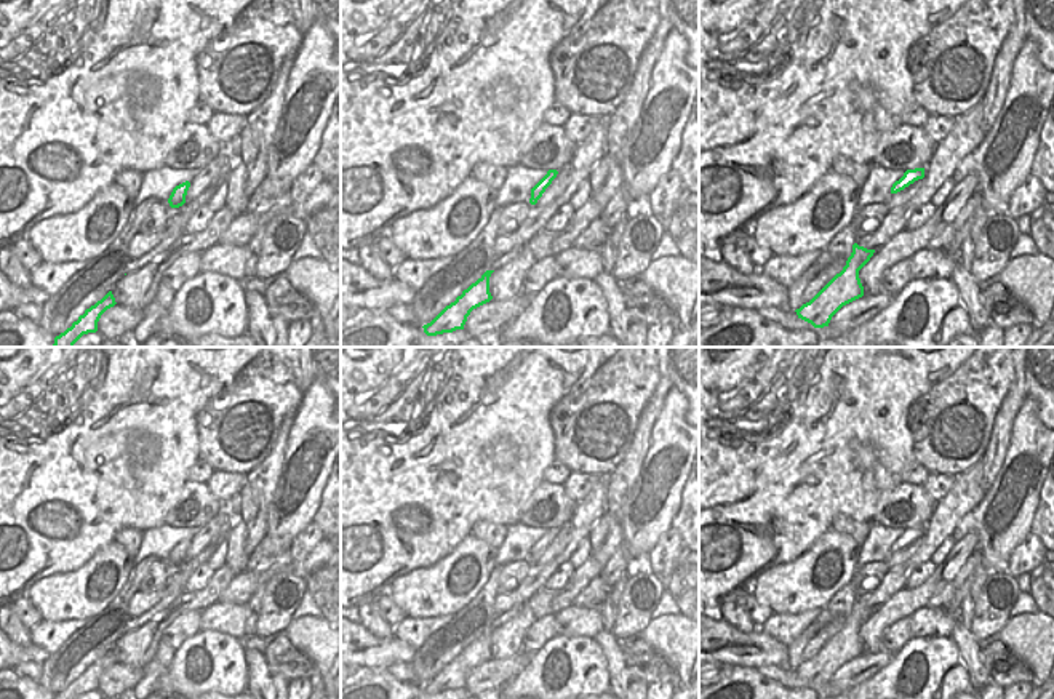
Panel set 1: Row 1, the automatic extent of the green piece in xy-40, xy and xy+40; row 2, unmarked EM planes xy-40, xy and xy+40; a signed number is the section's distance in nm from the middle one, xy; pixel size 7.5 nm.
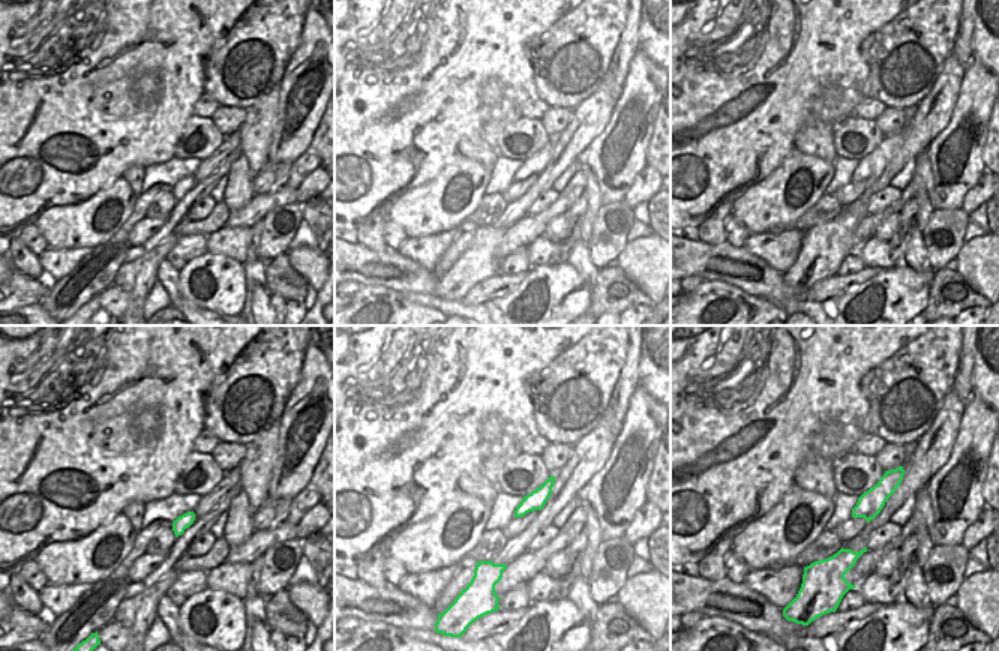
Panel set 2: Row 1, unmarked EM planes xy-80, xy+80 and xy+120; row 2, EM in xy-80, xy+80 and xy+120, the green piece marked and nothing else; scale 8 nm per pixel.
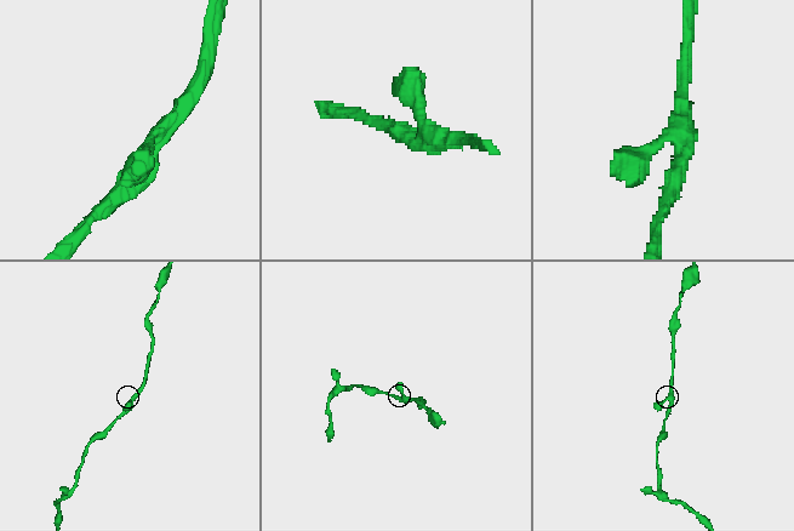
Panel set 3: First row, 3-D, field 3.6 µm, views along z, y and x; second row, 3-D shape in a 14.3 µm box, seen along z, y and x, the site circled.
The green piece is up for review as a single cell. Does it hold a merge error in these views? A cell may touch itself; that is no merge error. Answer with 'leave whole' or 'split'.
leave whole

